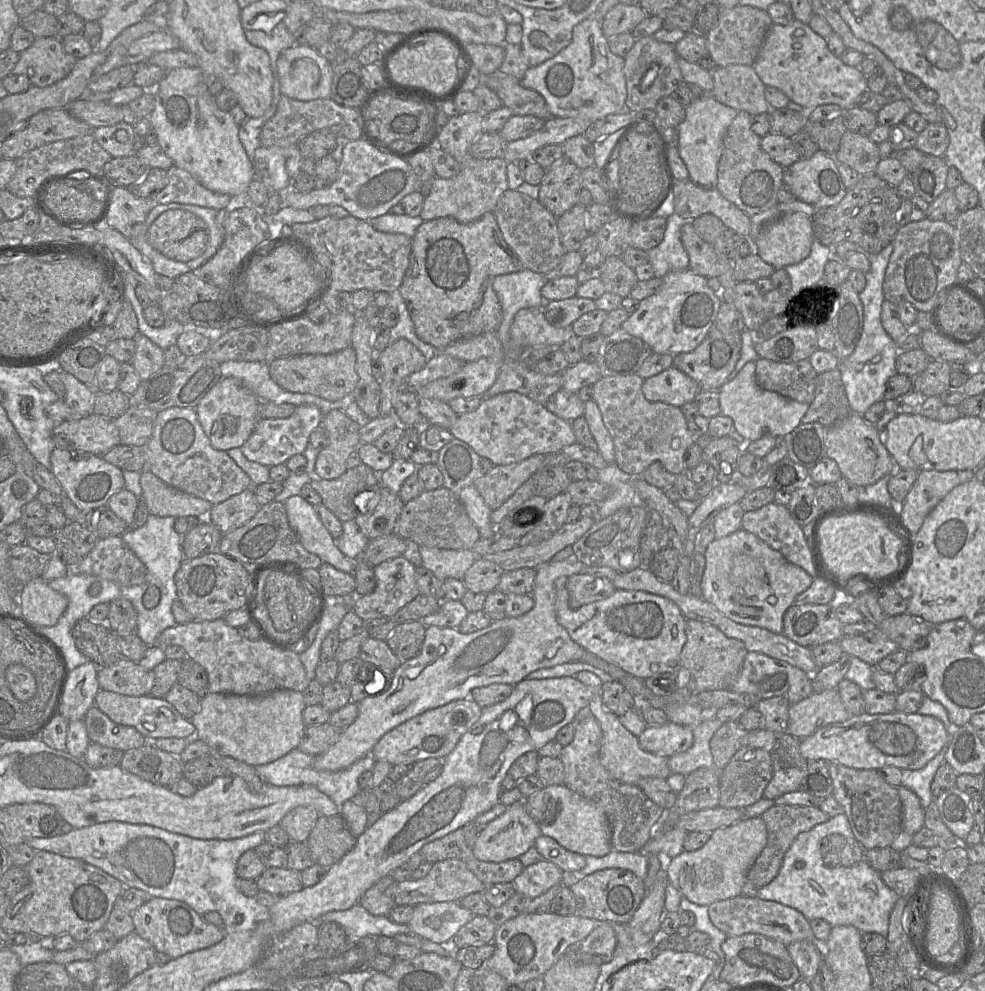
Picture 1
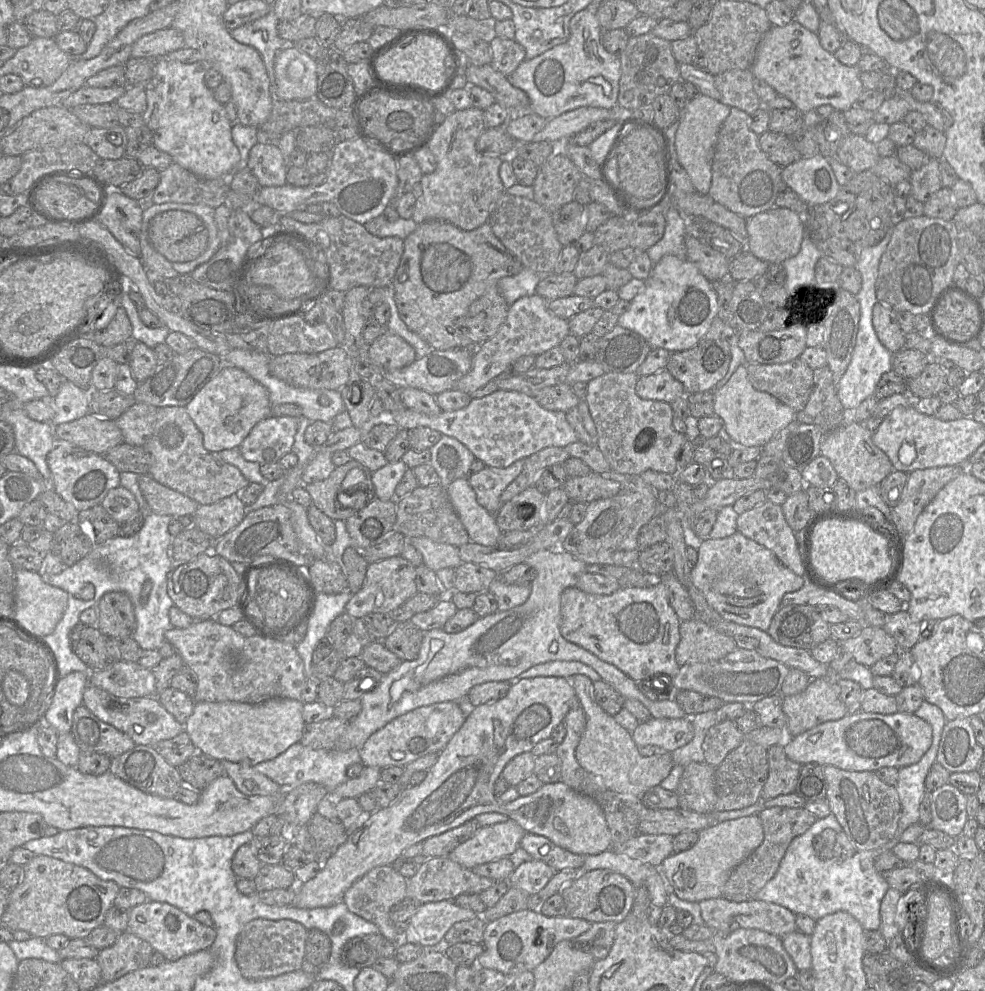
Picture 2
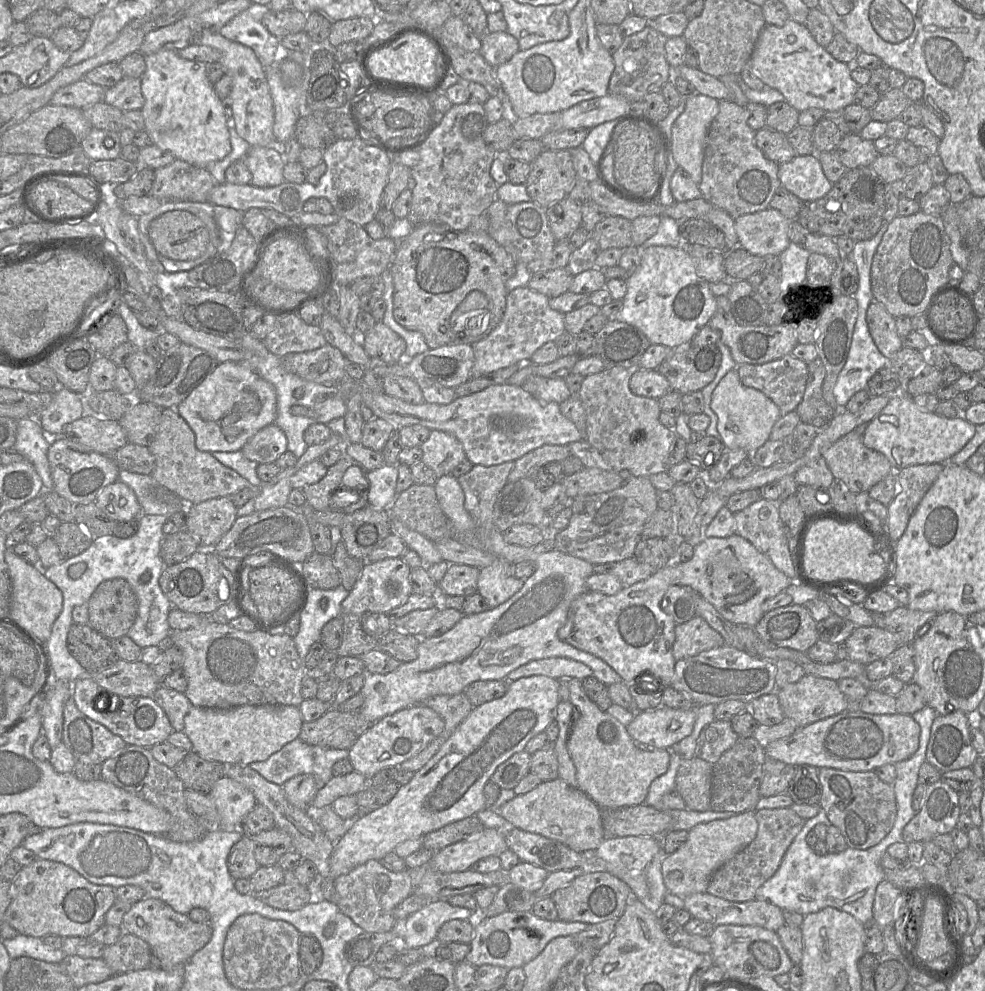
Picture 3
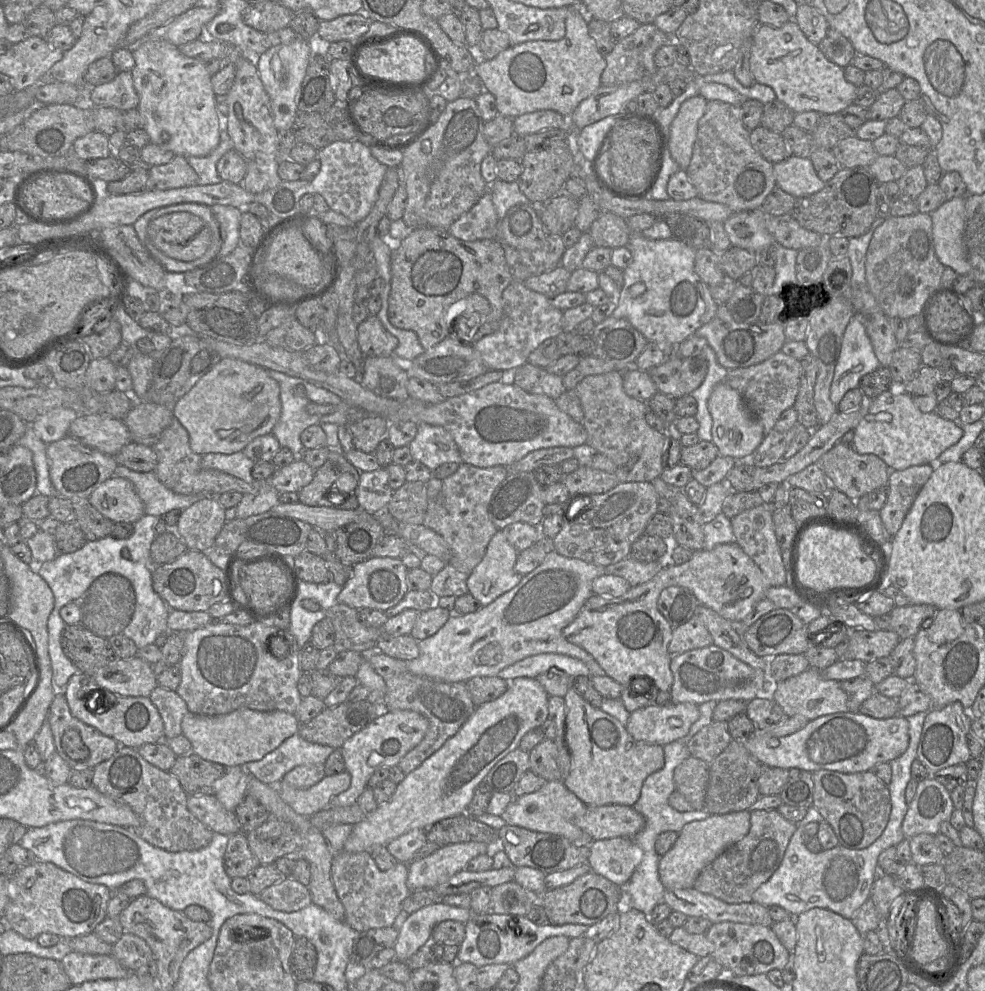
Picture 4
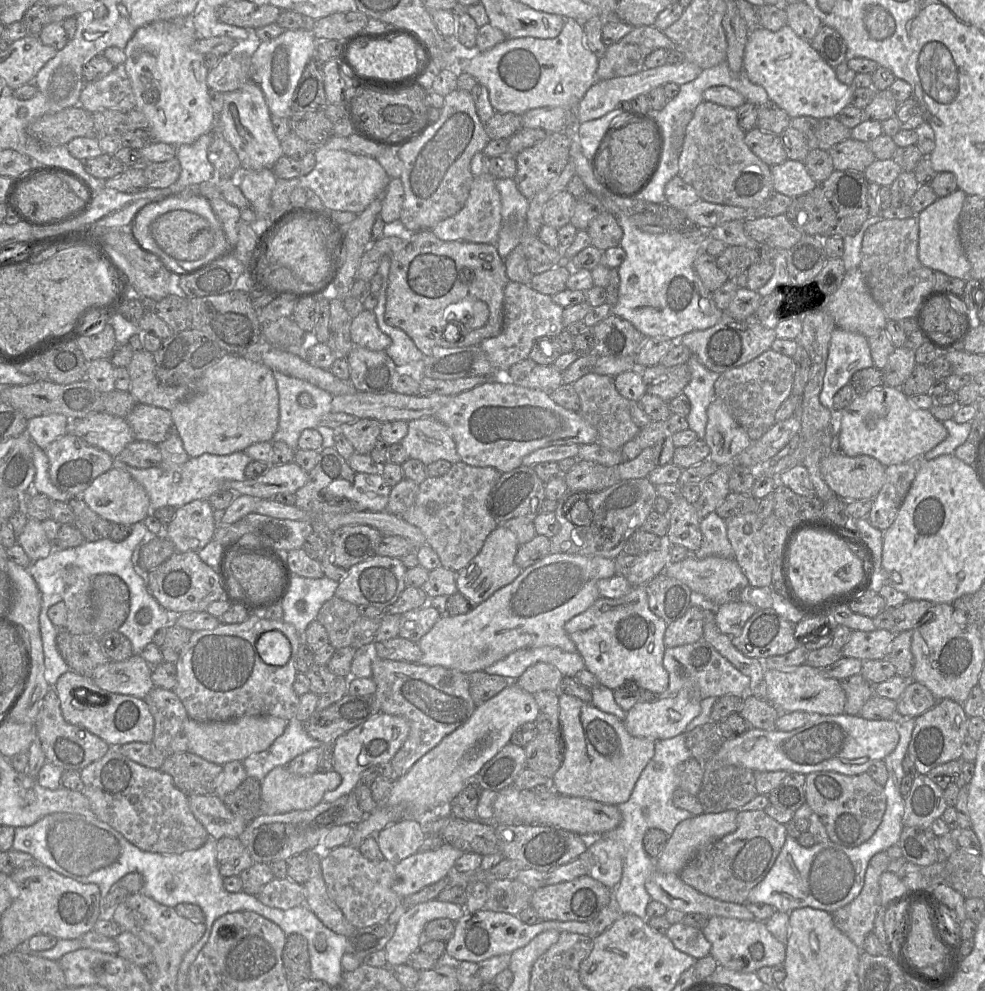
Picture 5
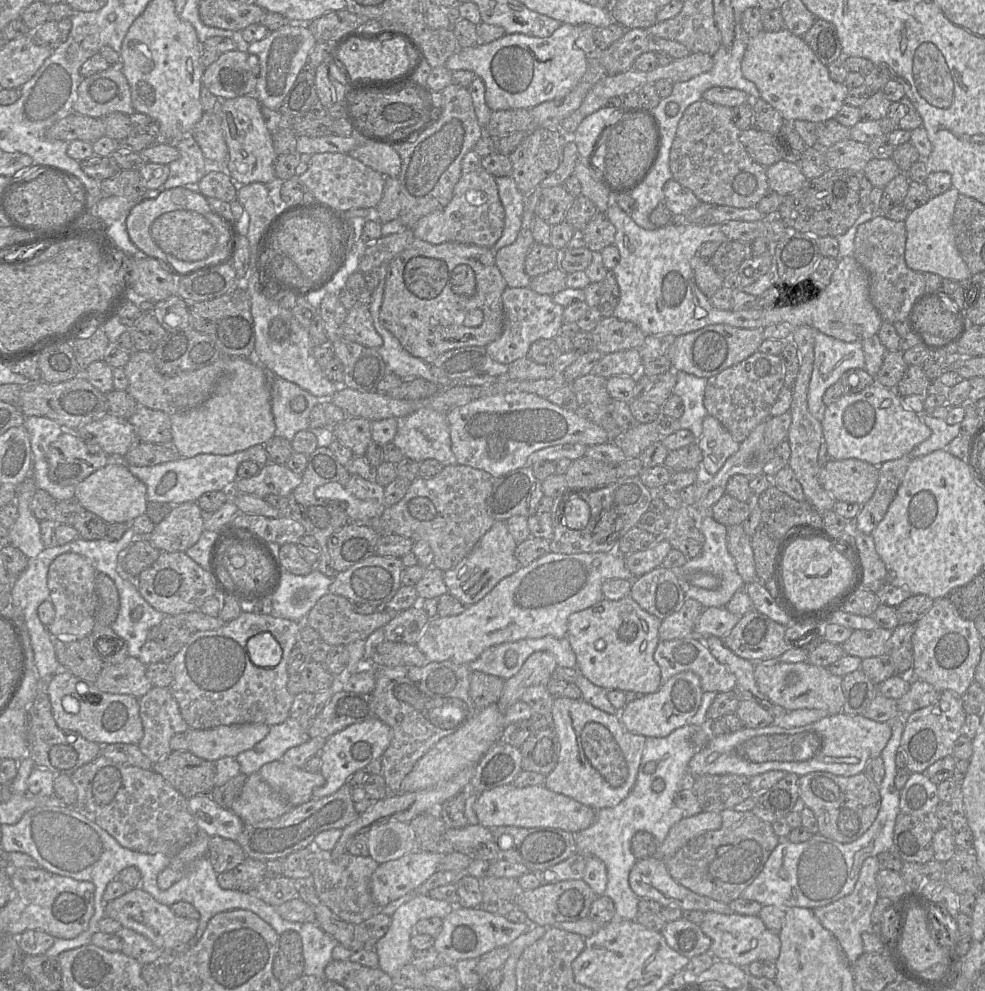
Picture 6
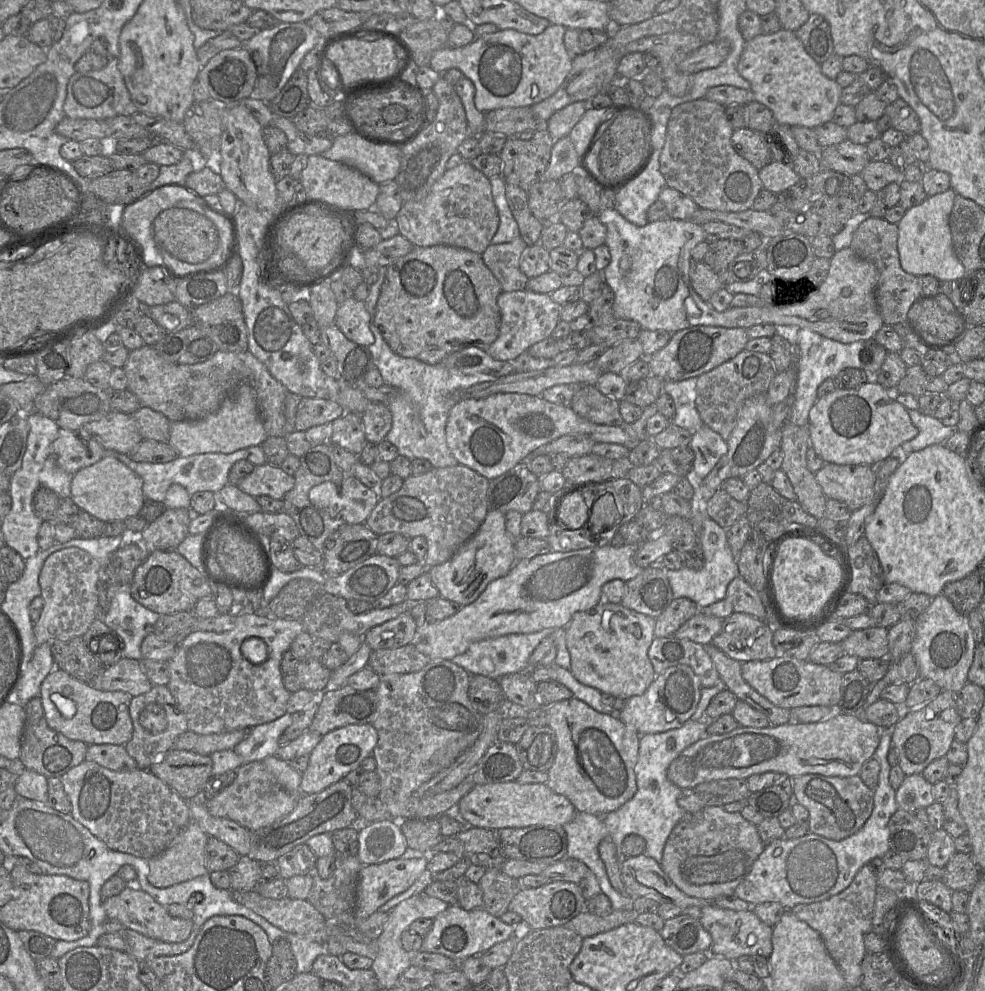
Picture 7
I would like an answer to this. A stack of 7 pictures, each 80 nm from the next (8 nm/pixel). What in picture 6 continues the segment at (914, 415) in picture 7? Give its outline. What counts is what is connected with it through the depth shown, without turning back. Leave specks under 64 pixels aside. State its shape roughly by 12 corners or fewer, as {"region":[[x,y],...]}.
{"region":[[929,413],[919,415],[931,430],[908,454],[911,459],[947,449],[960,424]]}

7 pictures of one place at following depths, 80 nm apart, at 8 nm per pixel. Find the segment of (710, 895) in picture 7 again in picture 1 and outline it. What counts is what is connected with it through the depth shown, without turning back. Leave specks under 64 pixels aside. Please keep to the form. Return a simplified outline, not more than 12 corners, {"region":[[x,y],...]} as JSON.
{"region":[[775,805],[761,817],[768,841],[746,875],[741,895],[777,876],[799,834],[830,819],[818,807]]}

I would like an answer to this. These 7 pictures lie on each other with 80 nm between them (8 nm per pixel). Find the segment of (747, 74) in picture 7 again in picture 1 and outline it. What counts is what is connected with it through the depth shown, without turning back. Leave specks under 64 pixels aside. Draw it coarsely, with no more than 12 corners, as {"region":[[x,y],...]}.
{"region":[[796,19],[771,25],[752,67],[804,111],[857,106],[859,67]]}

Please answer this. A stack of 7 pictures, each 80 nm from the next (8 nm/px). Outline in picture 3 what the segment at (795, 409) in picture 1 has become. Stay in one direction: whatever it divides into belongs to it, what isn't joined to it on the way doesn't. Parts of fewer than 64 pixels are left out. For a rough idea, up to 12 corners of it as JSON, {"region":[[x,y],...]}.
{"region":[[732,369],[713,391],[719,439],[750,454],[782,416]]}

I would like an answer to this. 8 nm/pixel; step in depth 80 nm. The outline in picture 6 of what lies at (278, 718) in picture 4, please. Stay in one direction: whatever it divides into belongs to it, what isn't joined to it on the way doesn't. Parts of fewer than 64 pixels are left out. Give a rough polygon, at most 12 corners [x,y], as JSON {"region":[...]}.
{"region":[[262,723],[188,729],[189,751],[236,757],[266,737]]}

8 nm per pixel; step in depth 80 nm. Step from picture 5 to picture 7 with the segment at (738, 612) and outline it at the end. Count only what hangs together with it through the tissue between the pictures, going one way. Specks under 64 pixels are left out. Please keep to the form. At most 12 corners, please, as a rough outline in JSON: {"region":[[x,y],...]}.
{"region":[[698,612],[674,637],[709,646],[723,620]]}

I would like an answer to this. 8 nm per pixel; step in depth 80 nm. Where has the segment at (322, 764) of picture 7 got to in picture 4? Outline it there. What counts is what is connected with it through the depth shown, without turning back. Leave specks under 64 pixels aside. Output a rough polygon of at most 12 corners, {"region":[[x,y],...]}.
{"region":[[381,712],[340,747],[347,790],[329,806],[357,802],[371,774],[399,761],[429,721]]}

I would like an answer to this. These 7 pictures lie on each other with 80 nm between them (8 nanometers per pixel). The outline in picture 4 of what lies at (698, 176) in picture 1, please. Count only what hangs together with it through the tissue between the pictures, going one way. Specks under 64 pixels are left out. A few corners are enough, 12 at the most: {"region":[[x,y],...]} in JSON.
{"region":[[686,100],[671,124],[669,149],[681,169],[690,164],[707,102]]}

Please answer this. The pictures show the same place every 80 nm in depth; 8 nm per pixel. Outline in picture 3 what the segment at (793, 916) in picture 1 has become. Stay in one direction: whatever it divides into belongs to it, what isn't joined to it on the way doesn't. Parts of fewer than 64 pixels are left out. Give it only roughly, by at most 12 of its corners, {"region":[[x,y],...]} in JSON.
{"region":[[707,892],[684,898],[692,918],[777,931],[783,910]]}

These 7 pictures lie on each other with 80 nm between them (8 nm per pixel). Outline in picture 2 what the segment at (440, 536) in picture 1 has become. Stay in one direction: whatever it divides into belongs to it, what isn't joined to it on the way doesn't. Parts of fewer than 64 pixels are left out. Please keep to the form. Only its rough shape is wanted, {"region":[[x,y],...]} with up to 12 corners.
{"region":[[442,485],[397,506],[396,531],[456,547],[469,535]]}

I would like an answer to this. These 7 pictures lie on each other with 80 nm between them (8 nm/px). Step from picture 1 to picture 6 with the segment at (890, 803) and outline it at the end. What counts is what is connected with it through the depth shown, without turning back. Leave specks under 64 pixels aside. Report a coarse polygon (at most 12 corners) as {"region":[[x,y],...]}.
{"region":[[867,775],[799,777],[818,834],[840,843],[874,823],[881,795]]}

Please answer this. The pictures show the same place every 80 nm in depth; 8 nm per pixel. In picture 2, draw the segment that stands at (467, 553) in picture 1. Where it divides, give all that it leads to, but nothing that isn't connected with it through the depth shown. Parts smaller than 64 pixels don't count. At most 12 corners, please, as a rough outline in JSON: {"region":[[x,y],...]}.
{"region":[[426,537],[407,539],[423,565],[436,572],[456,568],[459,547]]}

